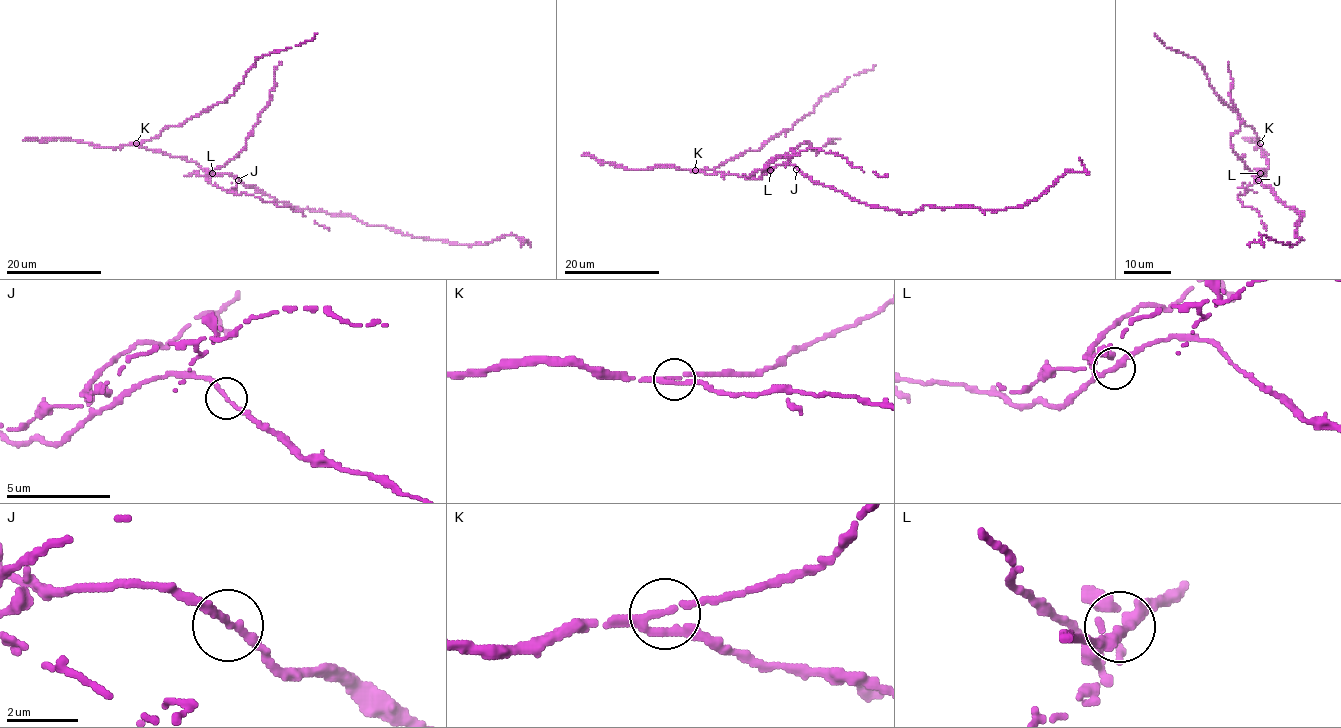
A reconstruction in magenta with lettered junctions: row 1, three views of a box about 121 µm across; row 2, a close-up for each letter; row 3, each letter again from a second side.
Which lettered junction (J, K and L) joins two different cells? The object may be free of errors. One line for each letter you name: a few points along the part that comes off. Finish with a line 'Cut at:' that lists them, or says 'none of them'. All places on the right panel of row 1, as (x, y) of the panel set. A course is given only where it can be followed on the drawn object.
L: Course of the part to remove: (1260, 173), (1257, 177), (1231, 147), (1230, 137), (1239, 129), (1239, 113), (1231, 99), (1233, 80), (1228, 62)
Cut at: L

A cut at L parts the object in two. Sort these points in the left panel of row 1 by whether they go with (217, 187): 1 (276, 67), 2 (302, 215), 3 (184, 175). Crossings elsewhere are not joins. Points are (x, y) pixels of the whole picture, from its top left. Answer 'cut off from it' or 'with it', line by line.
1: with it
2: with it
3: with it

